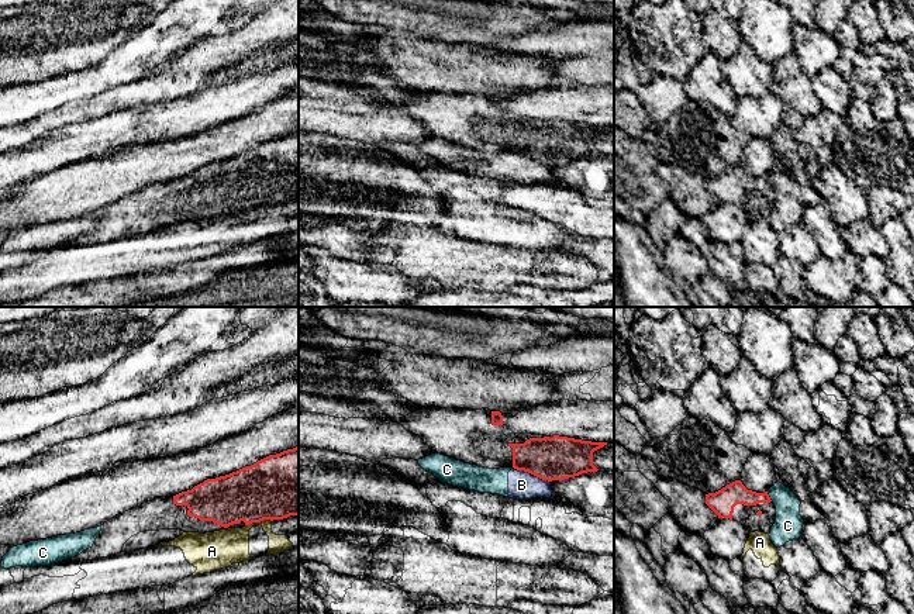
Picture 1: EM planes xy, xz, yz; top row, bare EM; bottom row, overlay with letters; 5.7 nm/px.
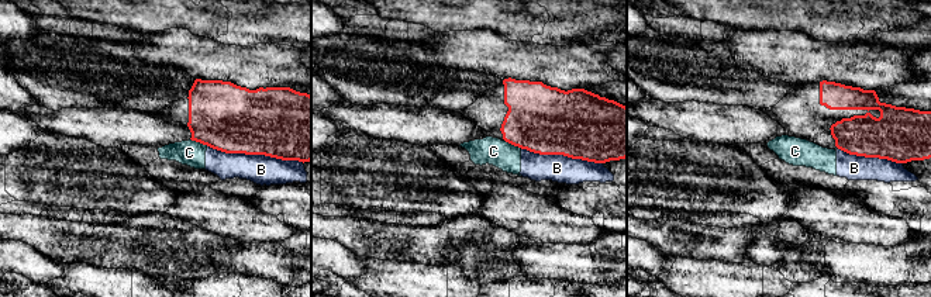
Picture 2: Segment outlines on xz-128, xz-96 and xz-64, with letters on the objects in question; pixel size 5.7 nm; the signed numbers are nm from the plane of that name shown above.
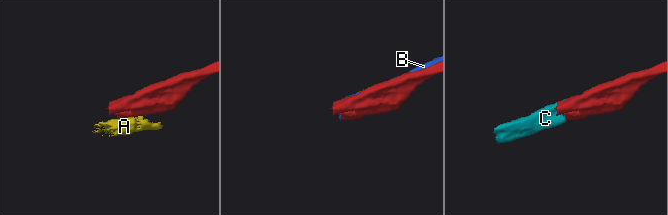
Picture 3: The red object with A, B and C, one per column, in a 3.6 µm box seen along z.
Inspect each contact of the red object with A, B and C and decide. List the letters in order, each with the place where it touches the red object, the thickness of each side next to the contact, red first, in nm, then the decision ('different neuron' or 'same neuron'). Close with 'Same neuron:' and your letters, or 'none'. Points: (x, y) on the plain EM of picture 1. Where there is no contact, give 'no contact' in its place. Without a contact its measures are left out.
A: xy (258, 206) | 360/200 nm | different neuron
B: xz (533, 158) | 240/160 nm | different neuron
C: yz (768, 180) | 140/160 nm | different neuron
Same neuron: none

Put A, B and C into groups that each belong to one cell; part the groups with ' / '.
A / B C

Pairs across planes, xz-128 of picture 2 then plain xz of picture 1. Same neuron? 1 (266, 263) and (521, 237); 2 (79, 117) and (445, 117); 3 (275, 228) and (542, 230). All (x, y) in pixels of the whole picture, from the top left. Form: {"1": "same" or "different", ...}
{"1": "different", "2": "different", "3": "same"}

